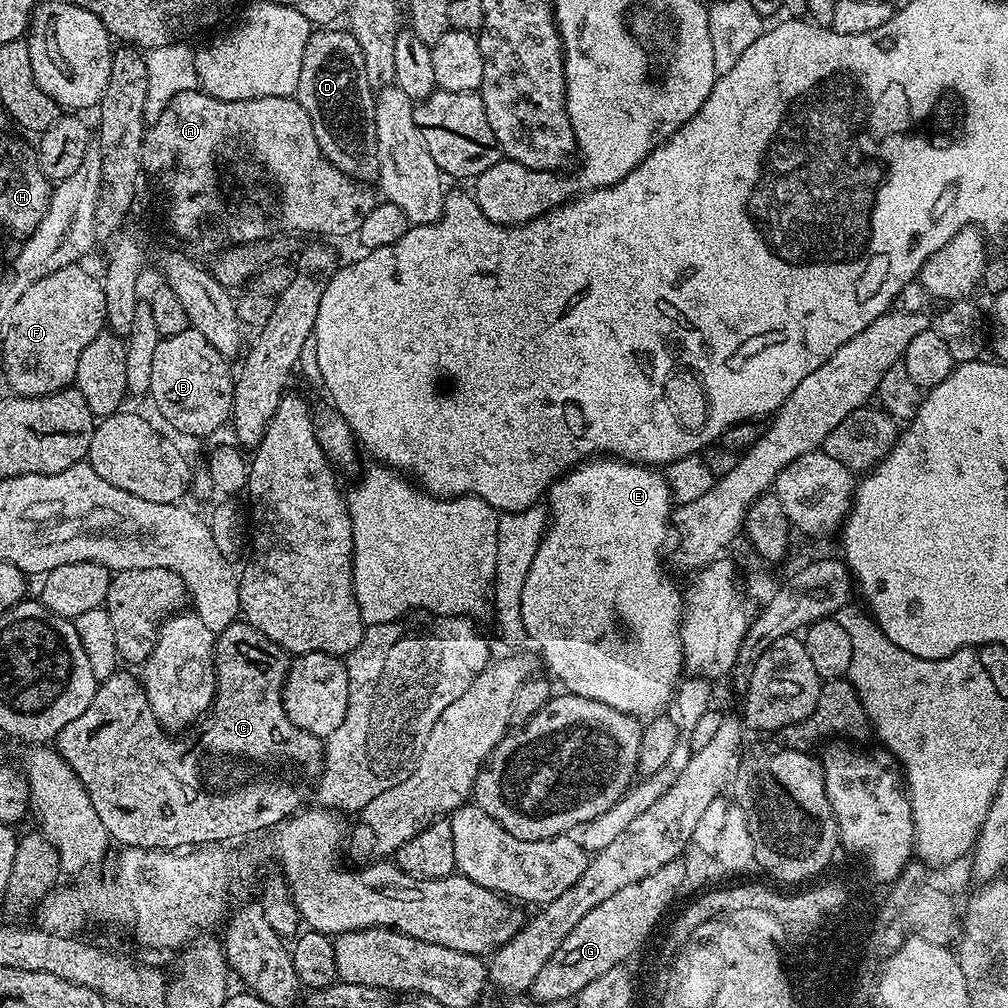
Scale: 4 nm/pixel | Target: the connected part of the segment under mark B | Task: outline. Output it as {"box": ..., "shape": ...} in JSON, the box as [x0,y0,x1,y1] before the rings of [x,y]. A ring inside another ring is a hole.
{"box":[150,326,234,437],"shape":[[[190,326],[182,330],[182,334],[161,338],[158,350],[154,350],[154,367],[150,370],[150,400],[156,403],[161,418],[184,436],[212,437],[214,430],[229,423],[232,414],[234,368],[228,364],[231,364],[229,357],[216,350],[197,328]]]}

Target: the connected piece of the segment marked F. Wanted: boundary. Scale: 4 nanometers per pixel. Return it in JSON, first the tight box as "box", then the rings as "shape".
{"box":[2,264,106,396],"shape":[[[80,264],[62,266],[62,270],[54,270],[54,274],[46,274],[38,278],[16,300],[14,310],[8,319],[8,333],[2,337],[4,344],[4,380],[17,396],[49,396],[62,392],[75,381],[78,370],[78,358],[82,358],[82,350],[98,338],[98,334],[106,328],[106,294],[104,285],[96,280]]]}

